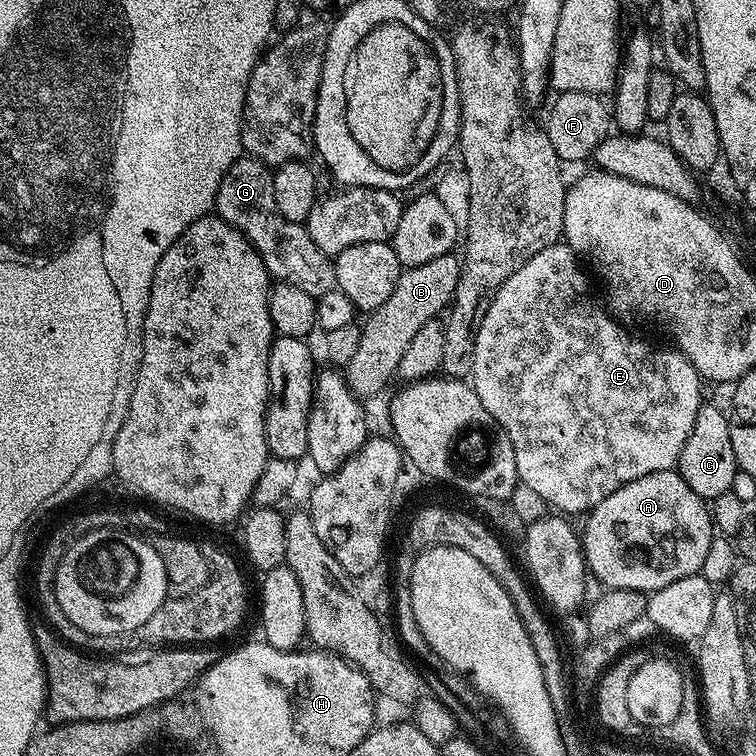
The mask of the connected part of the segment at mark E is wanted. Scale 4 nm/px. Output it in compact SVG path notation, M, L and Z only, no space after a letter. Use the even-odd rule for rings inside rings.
M564 242L546 246L546 250L538 250L534 258L518 266L518 270L514 270L514 274L510 274L510 278L502 282L502 286L494 294L478 326L470 373L472 389L478 394L482 406L500 423L502 430L506 430L514 446L514 458L518 462L520 483L530 486L530 490L534 490L534 494L538 494L538 498L542 498L549 509L560 514L572 514L568 512L587 514L606 498L610 498L614 490L630 482L638 478L646 478L646 474L673 471L679 465L682 446L686 446L686 438L690 438L690 430L694 430L694 418L698 418L698 410L702 403L700 397L702 378L698 370L694 370L691 362L675 347L659 348L658 345L651 344L640 336L631 336L624 329L627 327L601 301L600 305L592 297L592 292L588 289L589 273L586 268L584 273L583 267L585 268L585 265L581 257Z

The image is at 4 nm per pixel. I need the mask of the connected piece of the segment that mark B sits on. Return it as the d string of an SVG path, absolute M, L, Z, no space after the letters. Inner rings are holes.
M449 254L434 258L422 266L404 268L390 298L367 313L365 320L368 321L362 324L358 350L346 365L348 388L356 397L376 396L394 380L398 362L402 362L402 354L406 354L406 346L410 346L414 334L418 334L426 322L437 319L441 315L439 312L443 313L451 305L452 295L458 286L461 263L459 255Z

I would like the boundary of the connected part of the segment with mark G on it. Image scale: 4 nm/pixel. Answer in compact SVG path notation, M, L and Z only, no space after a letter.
M241 155L232 163L218 186L215 215L222 217L227 224L233 224L255 246L262 262L268 267L269 277L290 286L298 286L298 290L306 290L306 294L319 298L336 287L333 257L314 246L314 238L310 238L304 224L295 224L282 218L274 202L272 173L273 169L255 156Z

